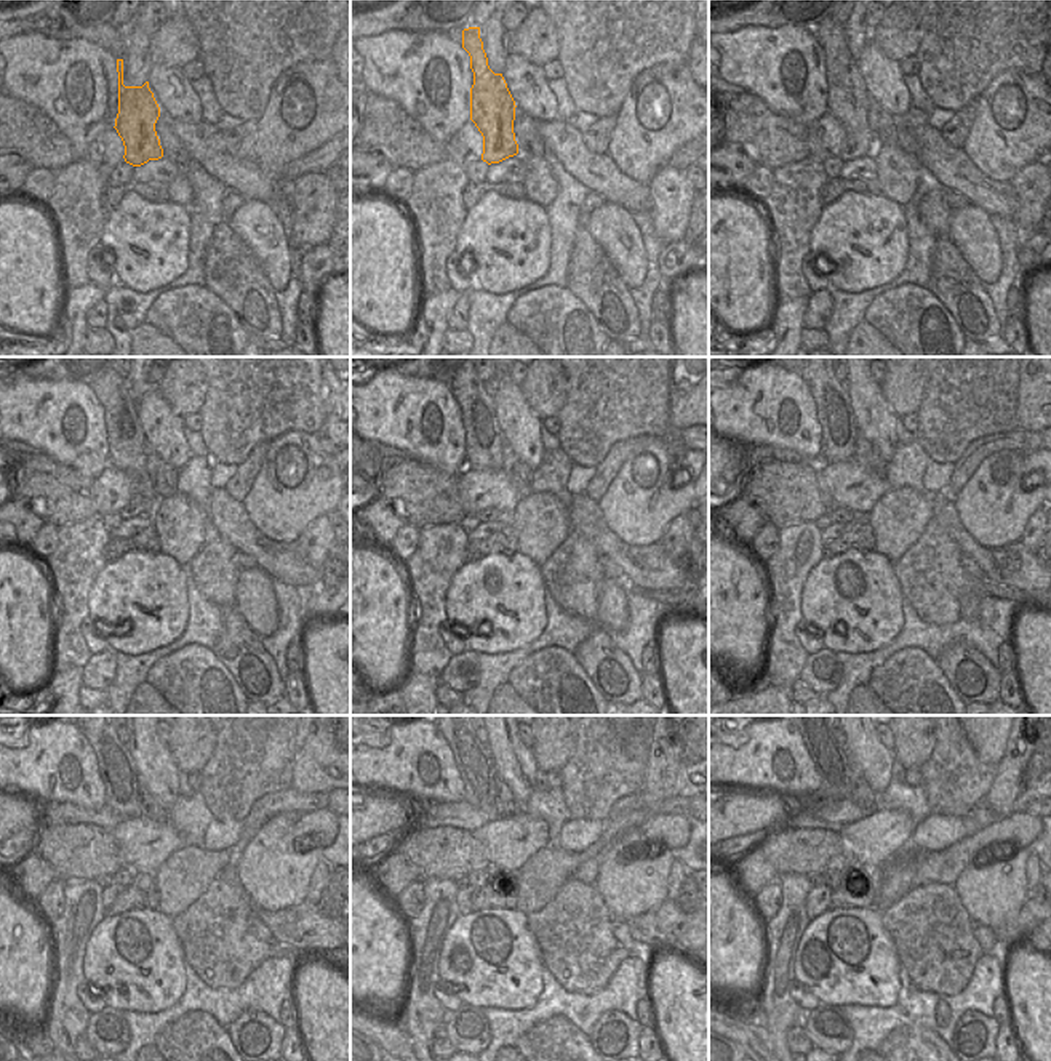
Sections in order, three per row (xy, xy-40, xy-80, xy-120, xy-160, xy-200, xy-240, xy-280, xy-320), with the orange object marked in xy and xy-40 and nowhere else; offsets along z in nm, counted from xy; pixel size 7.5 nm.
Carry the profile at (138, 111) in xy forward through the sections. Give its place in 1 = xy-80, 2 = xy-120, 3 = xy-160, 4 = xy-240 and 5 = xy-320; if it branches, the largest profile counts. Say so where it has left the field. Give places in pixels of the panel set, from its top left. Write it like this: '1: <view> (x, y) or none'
1: xy-80 (847, 95)
2: xy-120 (127, 442)
3: xy-160 (483, 439)
4: xy-240 (115, 765)
5: xy-320 (829, 757)

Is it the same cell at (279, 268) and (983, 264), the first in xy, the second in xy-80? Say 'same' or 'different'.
same

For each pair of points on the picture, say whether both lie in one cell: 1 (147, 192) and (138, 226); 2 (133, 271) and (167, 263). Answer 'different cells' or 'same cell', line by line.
1: different cells
2: same cell

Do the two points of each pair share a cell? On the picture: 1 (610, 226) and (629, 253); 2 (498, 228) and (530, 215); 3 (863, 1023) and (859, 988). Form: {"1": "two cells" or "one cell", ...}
{"1": "one cell", "2": "one cell", "3": "two cells"}

